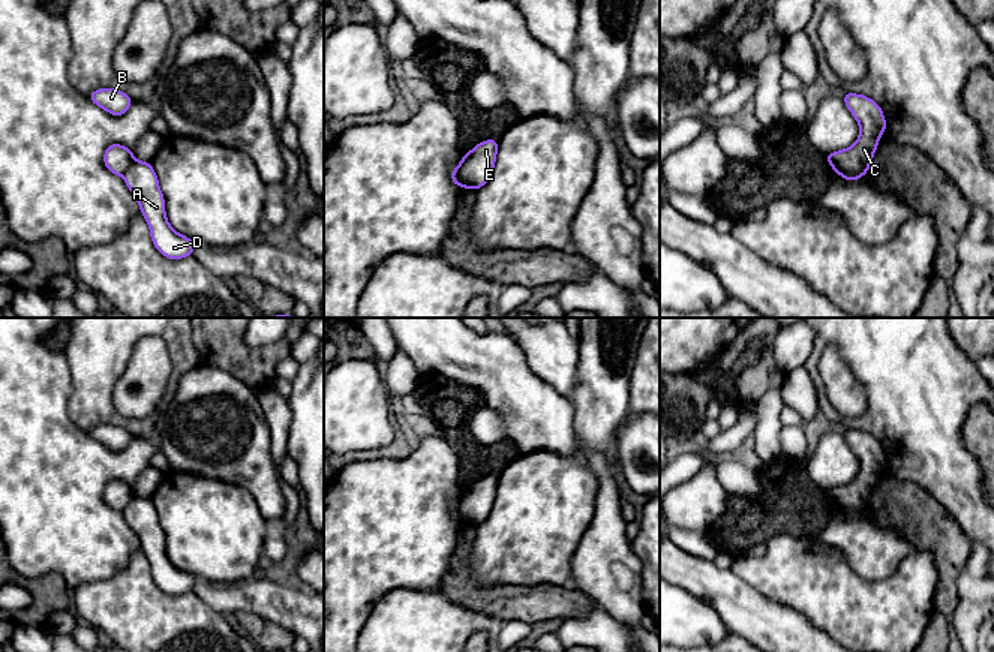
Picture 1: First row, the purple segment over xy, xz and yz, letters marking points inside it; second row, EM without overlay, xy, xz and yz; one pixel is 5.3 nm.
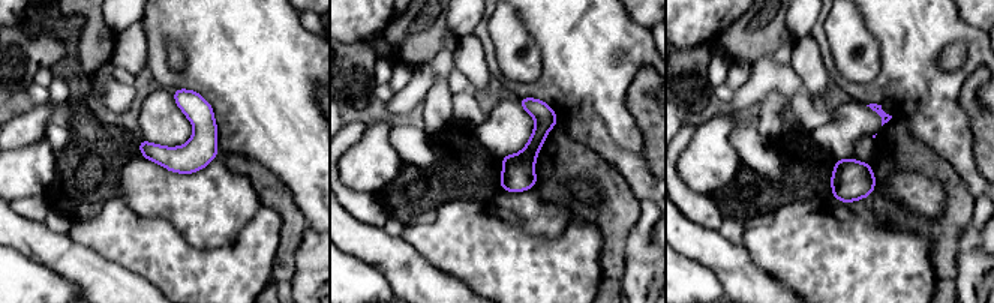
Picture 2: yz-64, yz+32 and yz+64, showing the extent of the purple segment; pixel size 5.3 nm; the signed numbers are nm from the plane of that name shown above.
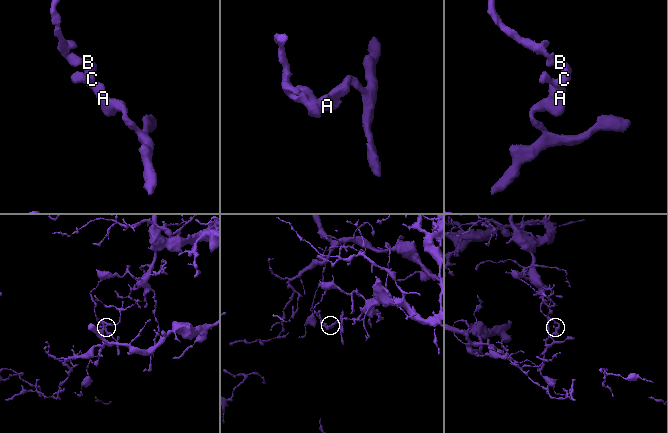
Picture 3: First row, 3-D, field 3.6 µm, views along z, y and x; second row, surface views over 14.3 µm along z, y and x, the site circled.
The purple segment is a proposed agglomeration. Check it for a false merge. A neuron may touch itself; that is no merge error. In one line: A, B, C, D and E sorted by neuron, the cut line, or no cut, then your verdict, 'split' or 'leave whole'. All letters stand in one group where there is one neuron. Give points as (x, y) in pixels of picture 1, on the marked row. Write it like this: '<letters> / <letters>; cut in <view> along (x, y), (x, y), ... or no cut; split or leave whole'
A D E / B C; cut in xz along (458, 167), (464, 186); split

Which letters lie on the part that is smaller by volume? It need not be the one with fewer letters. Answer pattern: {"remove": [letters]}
{"remove": ["A", "D", "E"]}

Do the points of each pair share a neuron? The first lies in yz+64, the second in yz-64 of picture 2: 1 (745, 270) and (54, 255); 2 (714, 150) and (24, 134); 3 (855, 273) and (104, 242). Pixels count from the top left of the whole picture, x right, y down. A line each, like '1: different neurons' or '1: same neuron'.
1: same neuron
2: different neurons
3: same neuron

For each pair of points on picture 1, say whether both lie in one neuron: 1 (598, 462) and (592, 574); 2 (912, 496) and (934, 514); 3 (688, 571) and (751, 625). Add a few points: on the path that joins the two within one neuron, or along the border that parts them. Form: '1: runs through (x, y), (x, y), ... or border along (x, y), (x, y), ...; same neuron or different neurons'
1: runs through (607, 490), (604, 546); same neuron
2: runs through (918, 502), (928, 513); same neuron
3: runs through (703, 579), (736, 610); same neuron

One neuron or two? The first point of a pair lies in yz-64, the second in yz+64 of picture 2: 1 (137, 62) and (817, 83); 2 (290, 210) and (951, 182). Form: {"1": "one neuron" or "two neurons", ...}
{"1": "one neuron", "2": "one neuron"}

